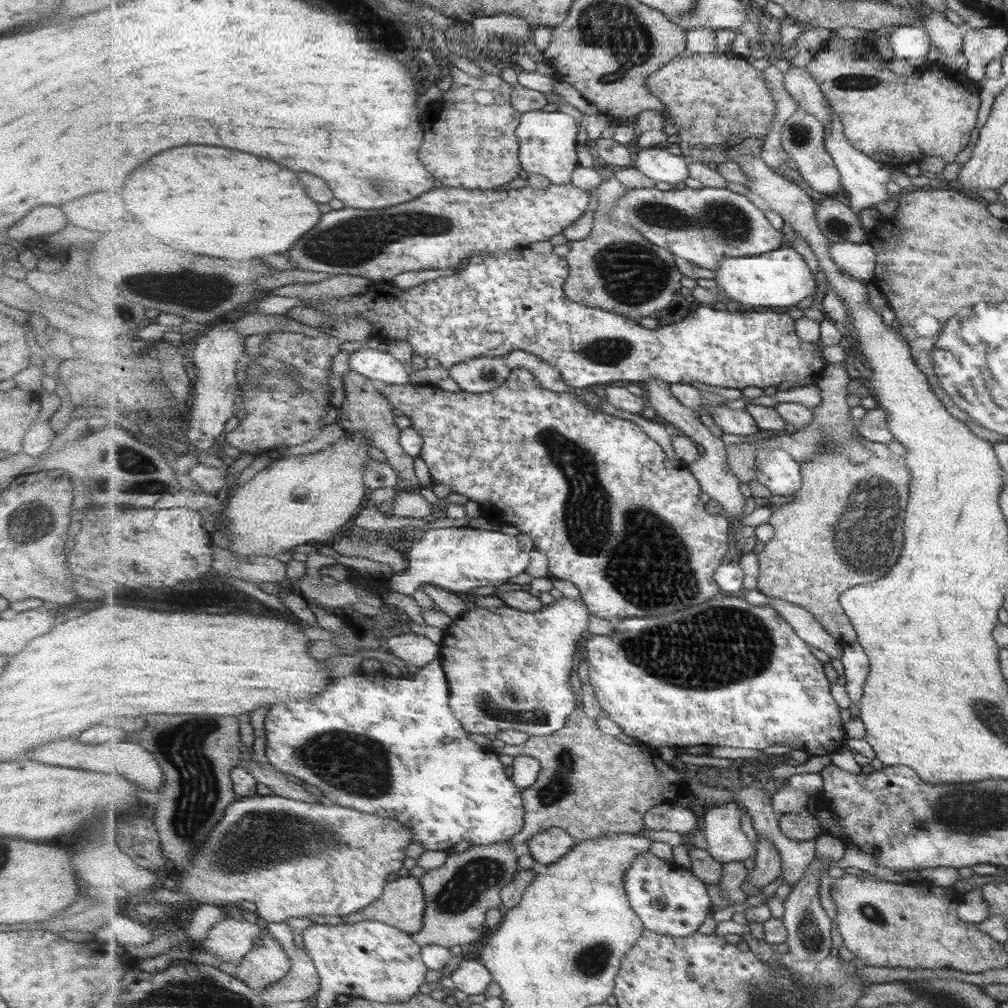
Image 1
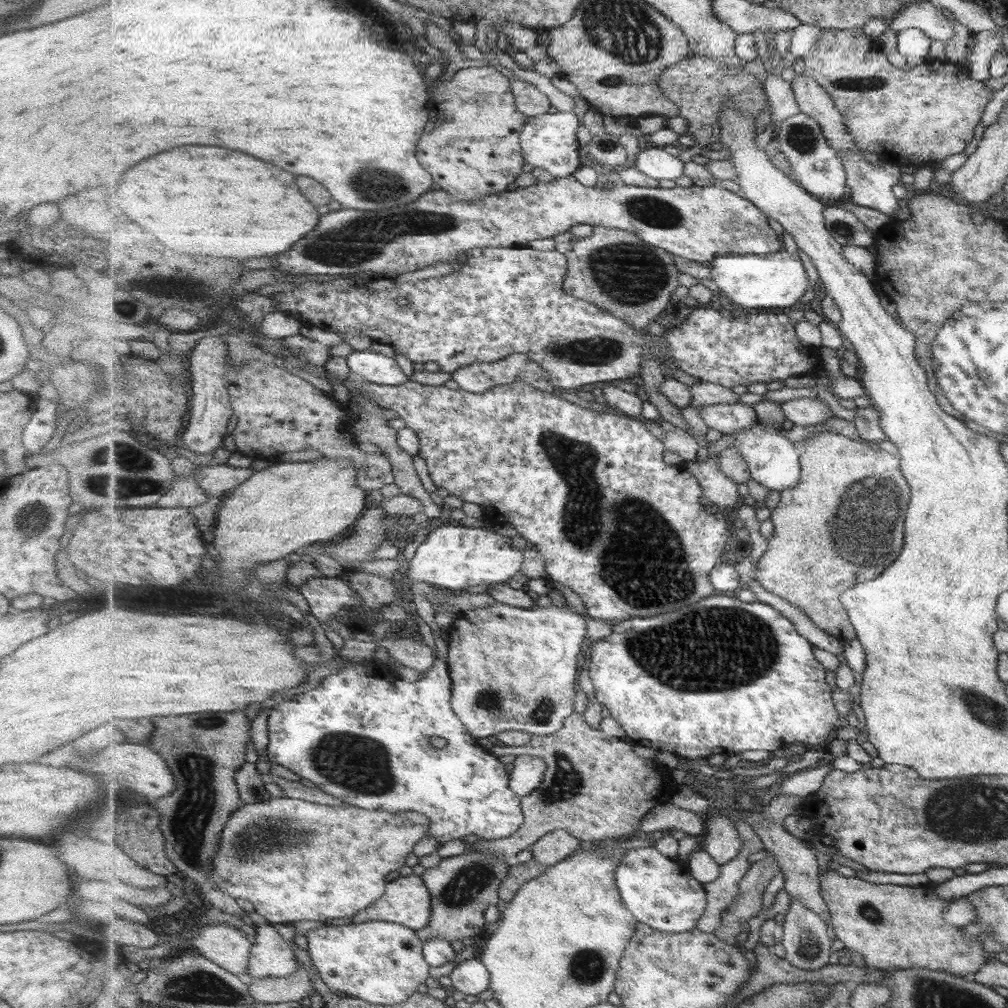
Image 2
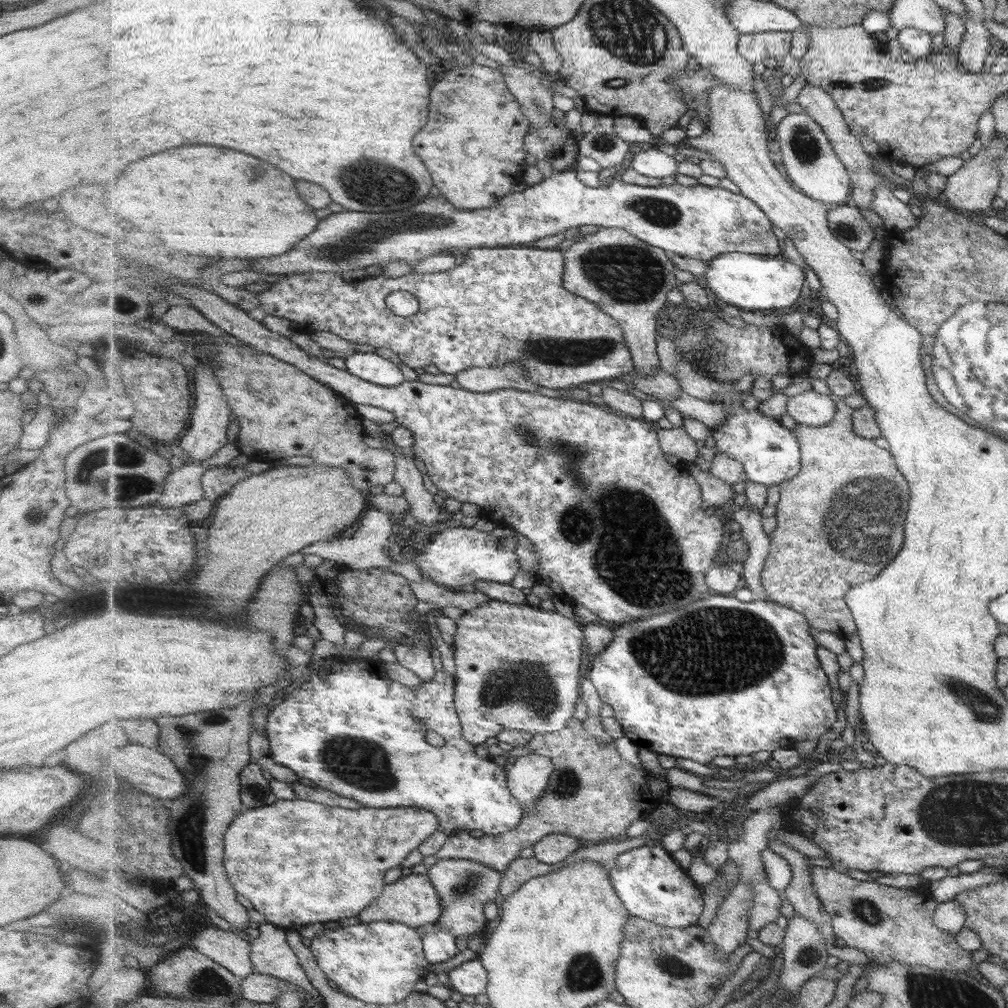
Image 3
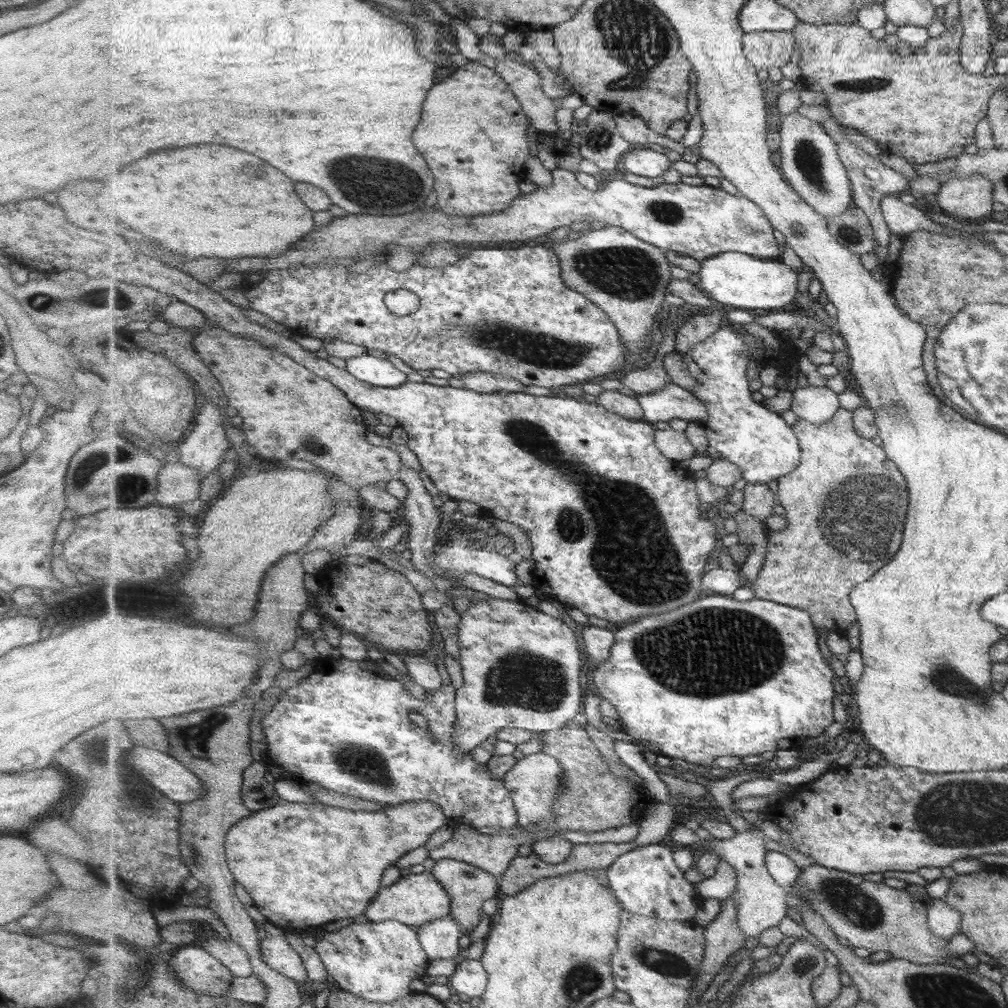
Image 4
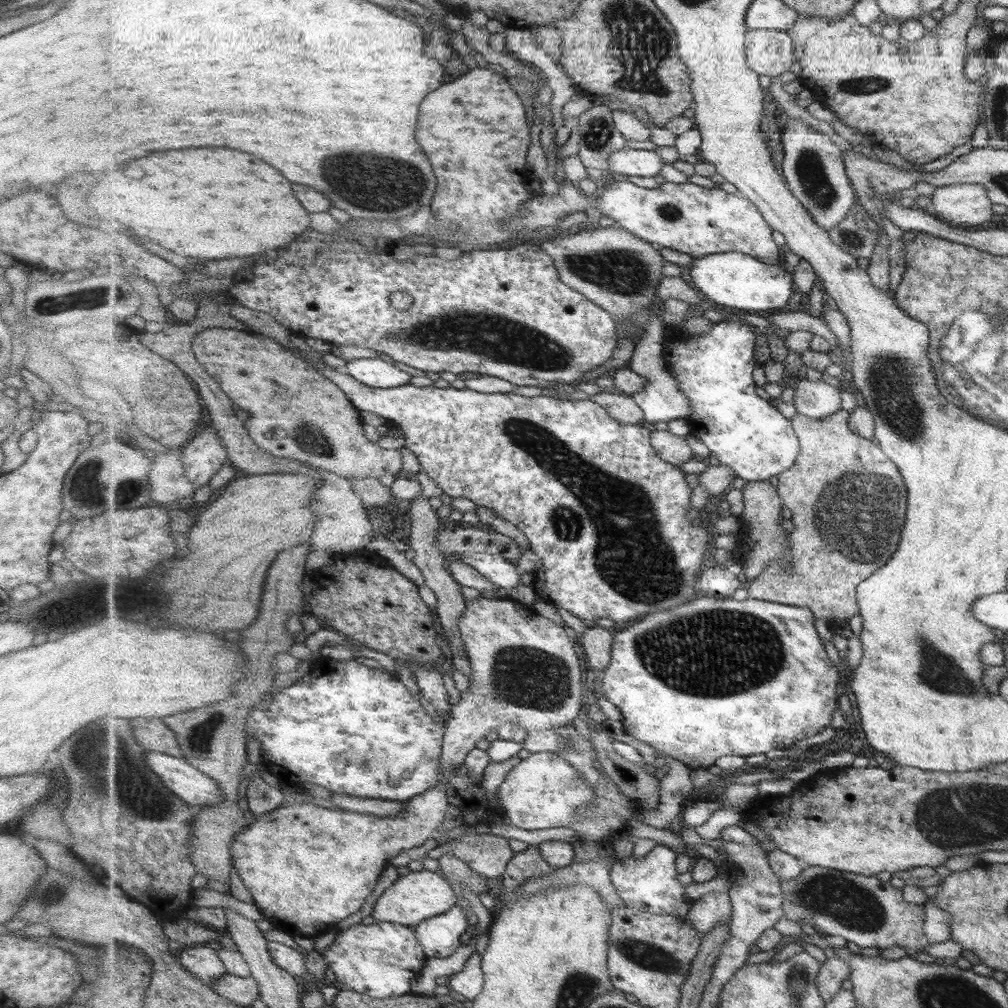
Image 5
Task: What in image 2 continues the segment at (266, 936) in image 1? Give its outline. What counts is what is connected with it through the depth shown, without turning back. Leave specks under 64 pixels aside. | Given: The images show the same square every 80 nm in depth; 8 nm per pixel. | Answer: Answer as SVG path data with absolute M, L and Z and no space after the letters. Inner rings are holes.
M273 924L256 925L255 931L256 942L252 946L245 979L288 977L298 971L299 963L294 949L290 947L290 944L283 938L282 933Z

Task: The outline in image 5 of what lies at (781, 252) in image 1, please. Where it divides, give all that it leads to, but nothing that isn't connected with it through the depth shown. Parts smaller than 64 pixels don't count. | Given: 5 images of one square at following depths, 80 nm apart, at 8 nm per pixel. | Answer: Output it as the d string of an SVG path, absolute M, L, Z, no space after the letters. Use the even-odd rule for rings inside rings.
M725 252L695 259L690 269L694 286L709 296L709 304L751 310L751 312L785 308L793 296L793 275L781 266L765 264L762 260L742 254L741 252Z

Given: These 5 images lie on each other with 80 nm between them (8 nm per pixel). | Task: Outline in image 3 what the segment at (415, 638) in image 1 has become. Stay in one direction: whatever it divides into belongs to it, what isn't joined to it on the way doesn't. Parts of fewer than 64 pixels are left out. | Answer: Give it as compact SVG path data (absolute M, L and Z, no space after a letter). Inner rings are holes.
M393 643L394 655L401 667L407 667L418 677L421 677L423 682L430 681L437 671L435 671L435 664L431 658L429 650L417 646L415 643L409 644Z

